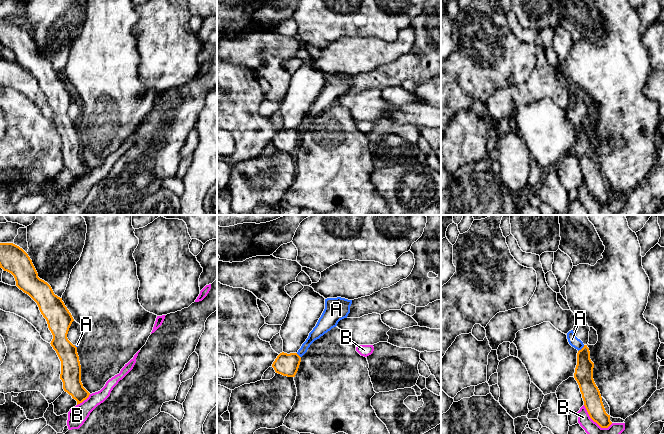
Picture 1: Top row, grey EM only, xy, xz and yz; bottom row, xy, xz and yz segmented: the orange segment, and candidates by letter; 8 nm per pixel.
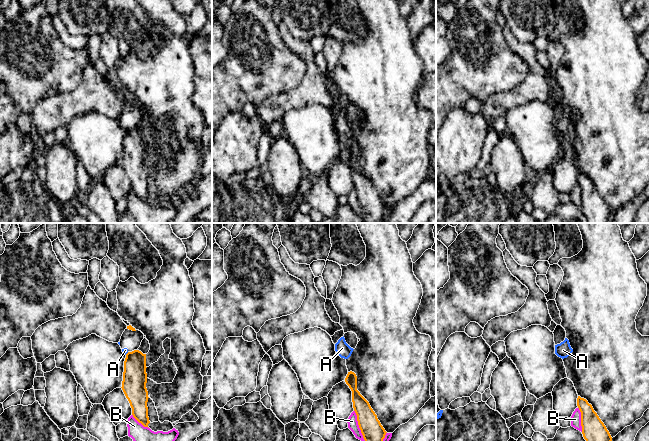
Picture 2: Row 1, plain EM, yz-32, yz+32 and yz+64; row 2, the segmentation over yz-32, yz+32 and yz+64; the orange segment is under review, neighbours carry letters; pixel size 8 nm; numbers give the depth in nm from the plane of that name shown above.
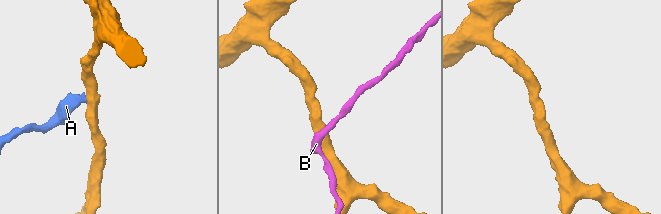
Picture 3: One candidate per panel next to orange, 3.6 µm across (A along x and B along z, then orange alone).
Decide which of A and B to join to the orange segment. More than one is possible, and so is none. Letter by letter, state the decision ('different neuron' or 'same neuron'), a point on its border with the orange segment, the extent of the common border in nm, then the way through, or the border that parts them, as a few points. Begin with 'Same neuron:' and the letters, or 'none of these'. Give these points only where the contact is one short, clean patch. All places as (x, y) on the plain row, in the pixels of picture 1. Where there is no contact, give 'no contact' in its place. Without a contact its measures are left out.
Same neuron: none of these
A: different neuron; meets orange in yz at (582, 124); contact 80 nm long; border along yz (584, 121), (578, 127)
B: different neuron; meets orange in yz at (595, 197); contact 280 nm long

